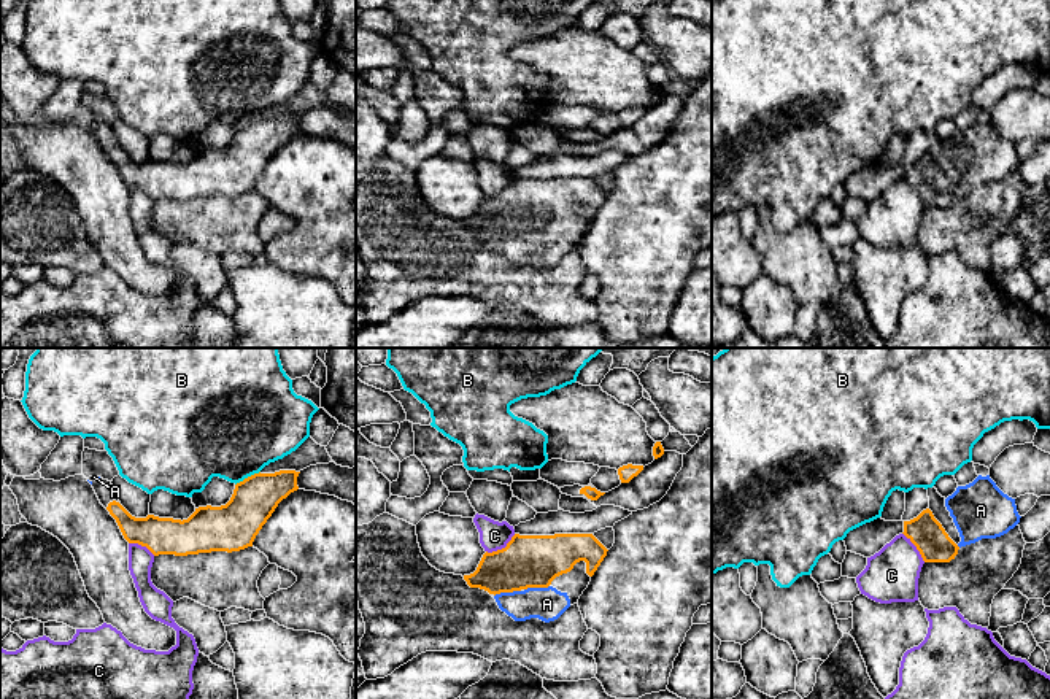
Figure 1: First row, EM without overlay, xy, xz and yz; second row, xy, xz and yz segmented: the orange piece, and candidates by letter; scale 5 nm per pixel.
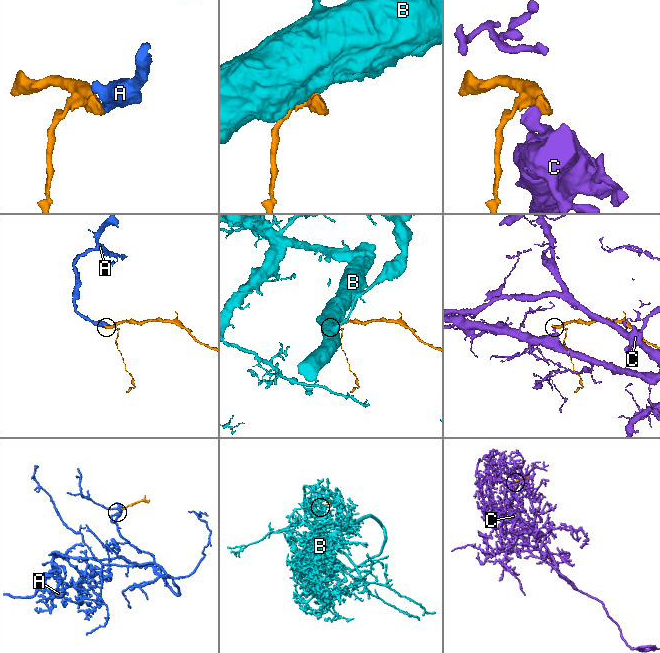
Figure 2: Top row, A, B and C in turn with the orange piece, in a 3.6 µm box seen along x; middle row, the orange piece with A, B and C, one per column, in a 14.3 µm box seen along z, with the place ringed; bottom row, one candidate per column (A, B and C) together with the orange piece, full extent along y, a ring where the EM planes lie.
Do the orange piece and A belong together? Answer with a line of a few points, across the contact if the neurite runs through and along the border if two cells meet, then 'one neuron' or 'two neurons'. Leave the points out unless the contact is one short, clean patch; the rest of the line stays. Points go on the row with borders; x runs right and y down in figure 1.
one neuron

